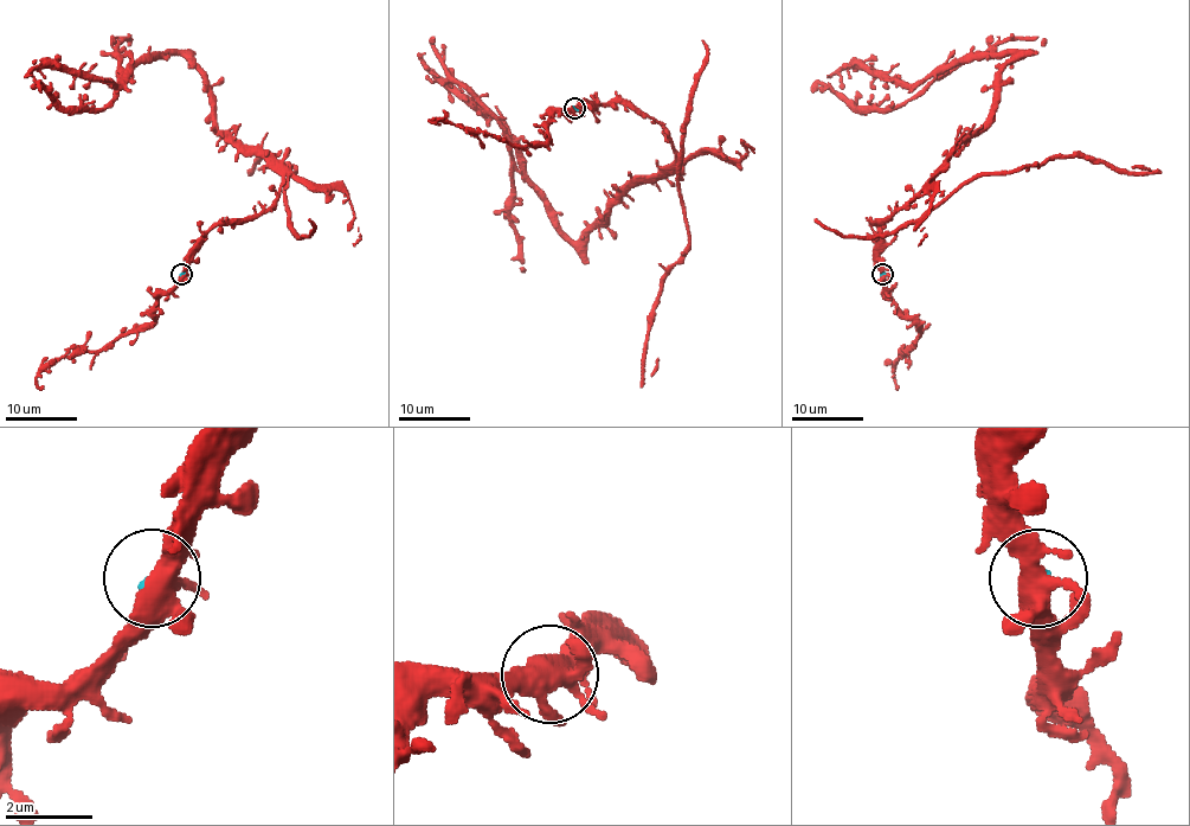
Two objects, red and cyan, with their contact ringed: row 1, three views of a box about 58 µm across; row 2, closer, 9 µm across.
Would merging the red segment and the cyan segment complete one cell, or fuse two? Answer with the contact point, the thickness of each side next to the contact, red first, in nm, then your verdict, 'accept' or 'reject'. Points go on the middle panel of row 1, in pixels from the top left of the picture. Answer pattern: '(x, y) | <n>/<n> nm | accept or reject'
(574, 108) | 440/80 nm | reject

